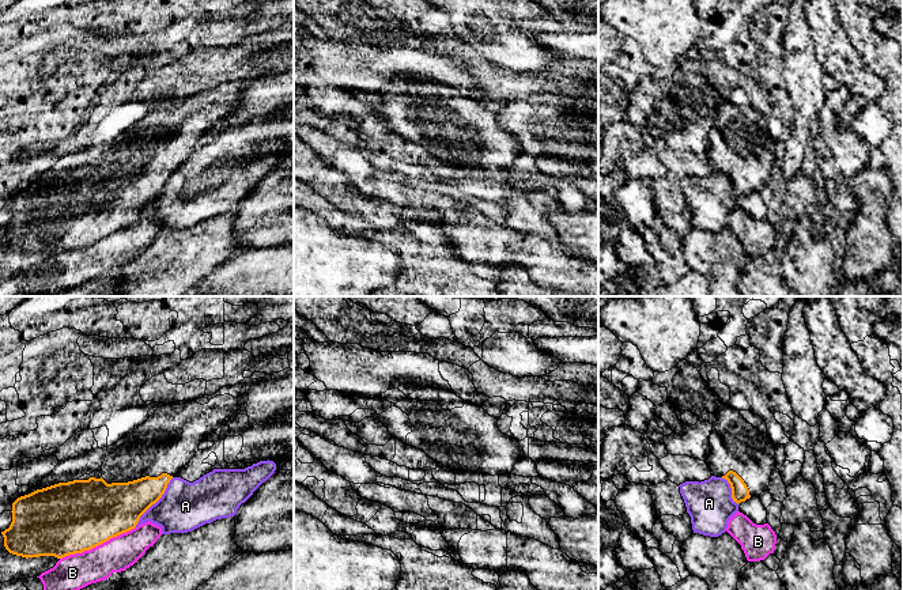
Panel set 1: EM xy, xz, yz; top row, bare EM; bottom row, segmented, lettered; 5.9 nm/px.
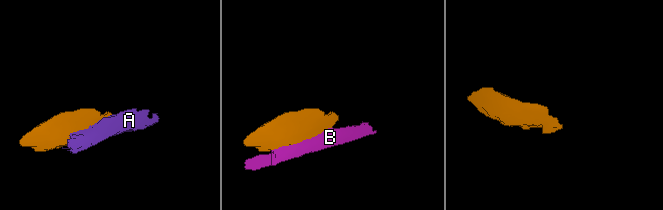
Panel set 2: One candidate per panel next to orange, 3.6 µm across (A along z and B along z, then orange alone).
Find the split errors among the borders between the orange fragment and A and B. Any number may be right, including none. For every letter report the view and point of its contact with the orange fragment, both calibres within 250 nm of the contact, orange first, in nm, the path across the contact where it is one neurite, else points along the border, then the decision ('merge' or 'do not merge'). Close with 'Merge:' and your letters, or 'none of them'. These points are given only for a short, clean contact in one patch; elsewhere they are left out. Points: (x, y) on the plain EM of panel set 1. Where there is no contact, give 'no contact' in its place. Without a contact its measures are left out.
A: contact xy (155, 197); calibres 300 and 300 nm; do not merge
B: contact xy (97, 241); calibres 420 and 220 nm; do not merge
Merge: none of them

